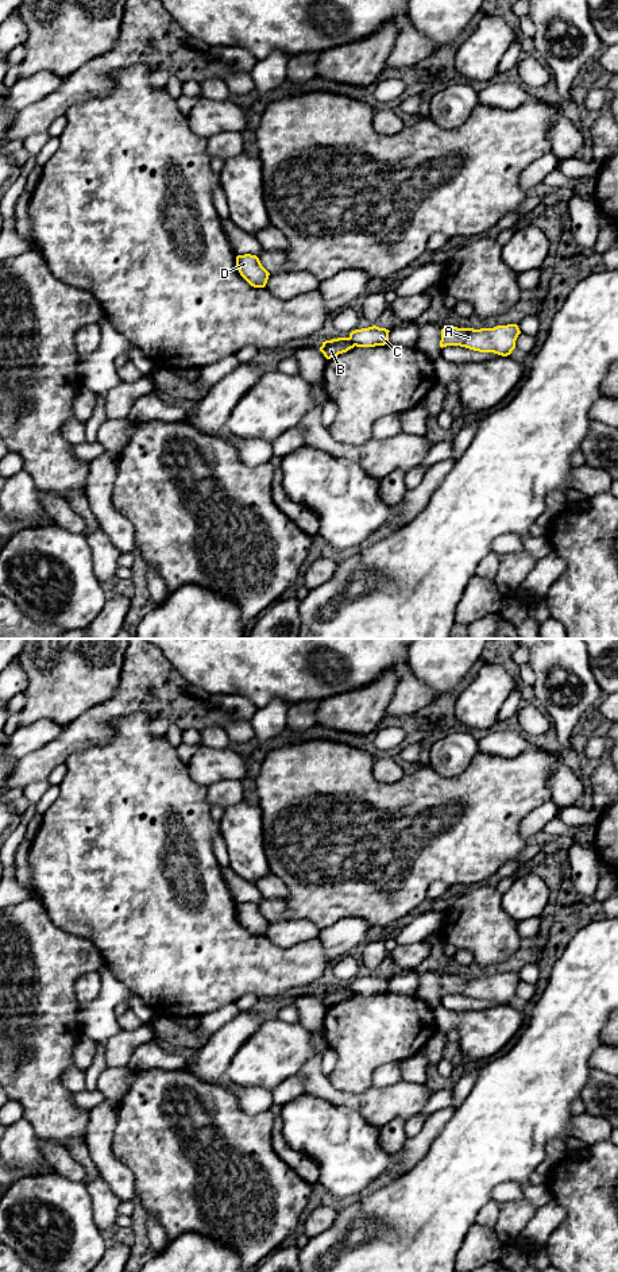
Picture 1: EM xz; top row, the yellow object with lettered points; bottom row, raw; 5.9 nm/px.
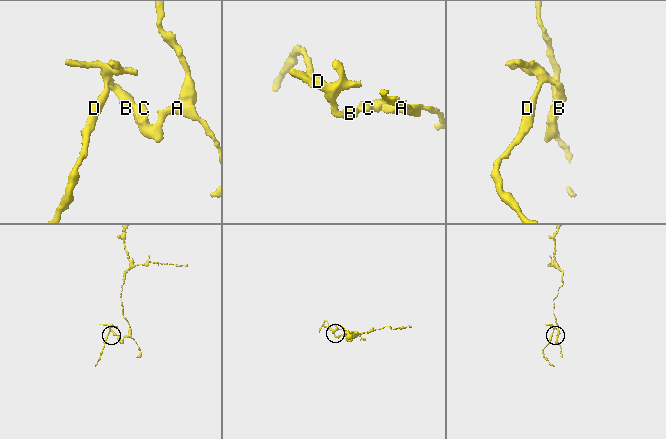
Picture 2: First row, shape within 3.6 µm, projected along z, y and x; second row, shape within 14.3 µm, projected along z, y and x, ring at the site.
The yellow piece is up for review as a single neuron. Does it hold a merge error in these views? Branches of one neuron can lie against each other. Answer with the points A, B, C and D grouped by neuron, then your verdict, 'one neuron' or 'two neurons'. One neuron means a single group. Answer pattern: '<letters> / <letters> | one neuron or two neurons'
A C / B D | two neurons

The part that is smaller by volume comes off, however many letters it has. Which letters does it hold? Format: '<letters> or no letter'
B, D

